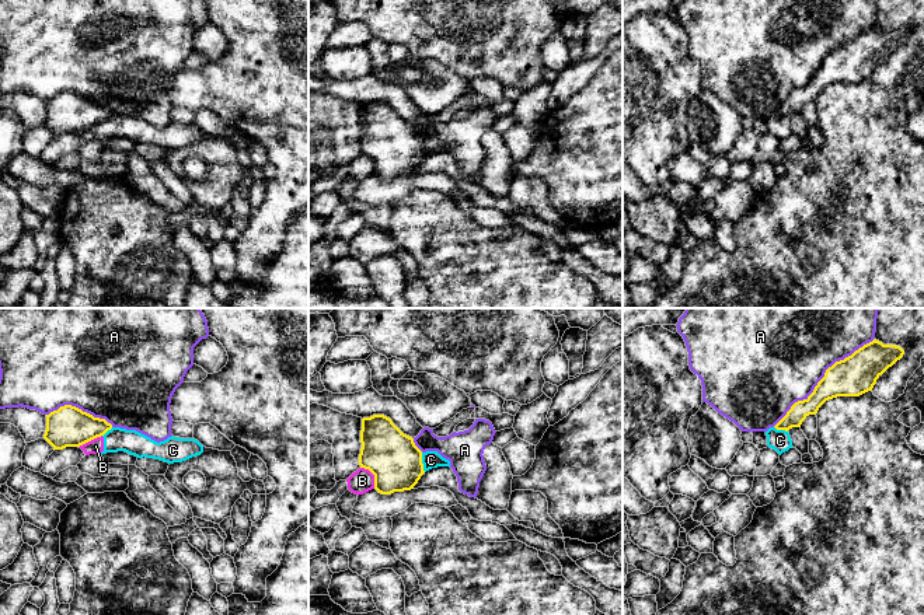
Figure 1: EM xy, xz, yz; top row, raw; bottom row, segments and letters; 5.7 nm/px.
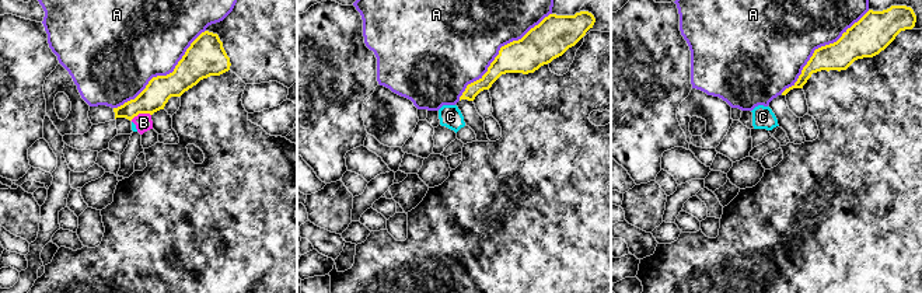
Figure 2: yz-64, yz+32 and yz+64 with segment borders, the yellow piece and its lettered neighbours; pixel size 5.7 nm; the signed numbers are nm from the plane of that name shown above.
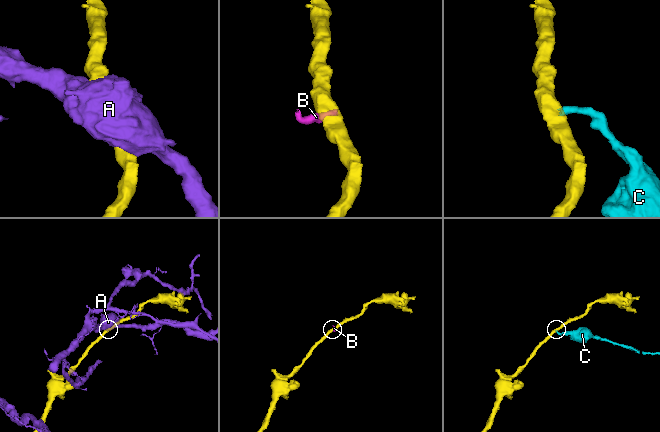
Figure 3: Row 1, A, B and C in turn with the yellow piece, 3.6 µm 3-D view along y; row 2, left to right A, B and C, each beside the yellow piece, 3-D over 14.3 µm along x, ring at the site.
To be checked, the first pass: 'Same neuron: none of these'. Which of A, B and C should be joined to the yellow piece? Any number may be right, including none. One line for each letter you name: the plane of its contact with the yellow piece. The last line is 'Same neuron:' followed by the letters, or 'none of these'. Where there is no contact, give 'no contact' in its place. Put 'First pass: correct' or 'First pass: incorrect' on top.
First pass: correct
Same neuron: none of these

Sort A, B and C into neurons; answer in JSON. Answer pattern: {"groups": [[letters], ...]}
{"groups": [["A"], ["B", "C"]]}

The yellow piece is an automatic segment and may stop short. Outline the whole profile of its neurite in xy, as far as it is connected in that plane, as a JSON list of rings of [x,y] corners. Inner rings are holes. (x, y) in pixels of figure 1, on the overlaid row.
[[[64,405],[46,415],[43,438],[53,450],[80,447],[97,437],[104,436],[112,424],[105,419],[94,417],[81,409]]]

